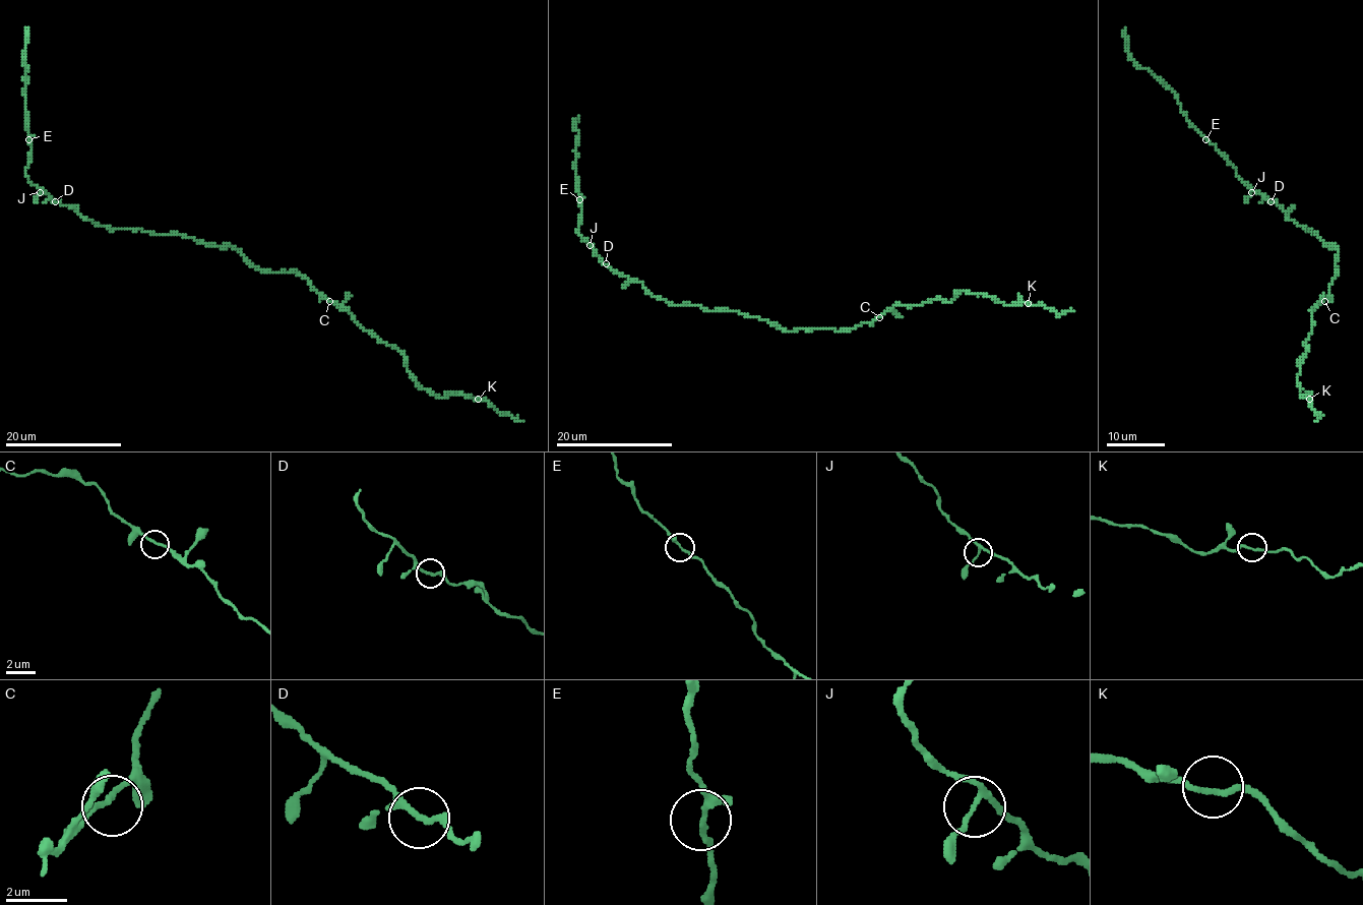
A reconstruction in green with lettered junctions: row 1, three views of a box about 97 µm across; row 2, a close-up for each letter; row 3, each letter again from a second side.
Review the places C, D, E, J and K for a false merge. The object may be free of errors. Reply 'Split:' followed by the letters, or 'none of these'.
Split: none of these

